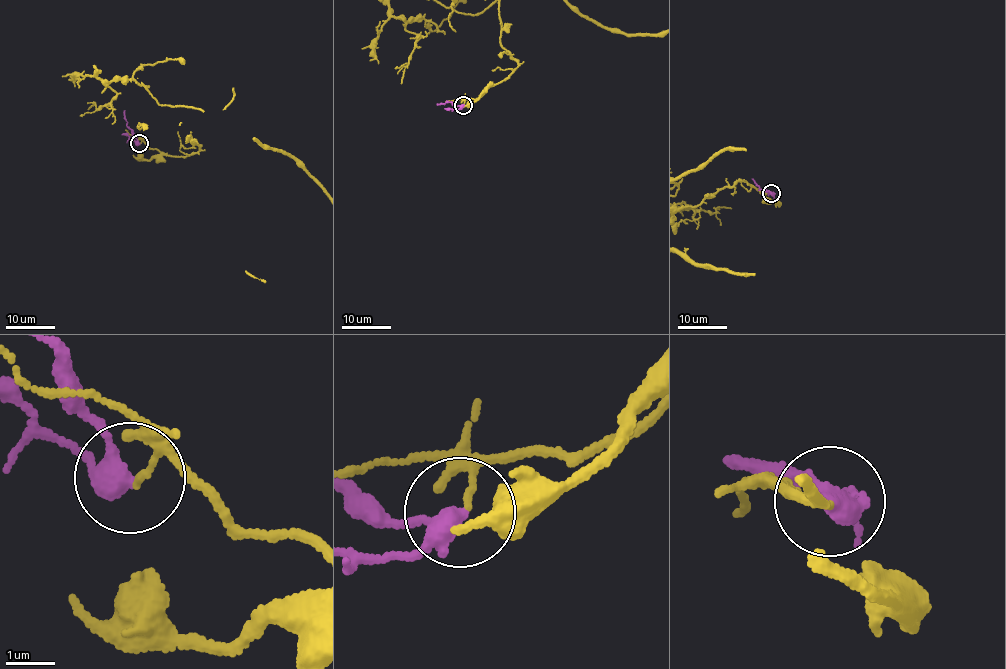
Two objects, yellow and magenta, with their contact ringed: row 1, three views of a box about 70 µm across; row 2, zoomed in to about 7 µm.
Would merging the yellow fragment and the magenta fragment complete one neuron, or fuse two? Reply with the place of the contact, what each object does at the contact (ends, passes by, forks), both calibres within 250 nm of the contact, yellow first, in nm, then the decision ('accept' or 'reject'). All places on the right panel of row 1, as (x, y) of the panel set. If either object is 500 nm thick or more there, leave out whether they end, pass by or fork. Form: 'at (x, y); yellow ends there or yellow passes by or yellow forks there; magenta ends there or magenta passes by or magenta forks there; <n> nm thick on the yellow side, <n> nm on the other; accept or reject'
at (771, 193); yellow ends there; magenta passes by; 100 nm thick on the yellow side, 340 nm on the other; reject

